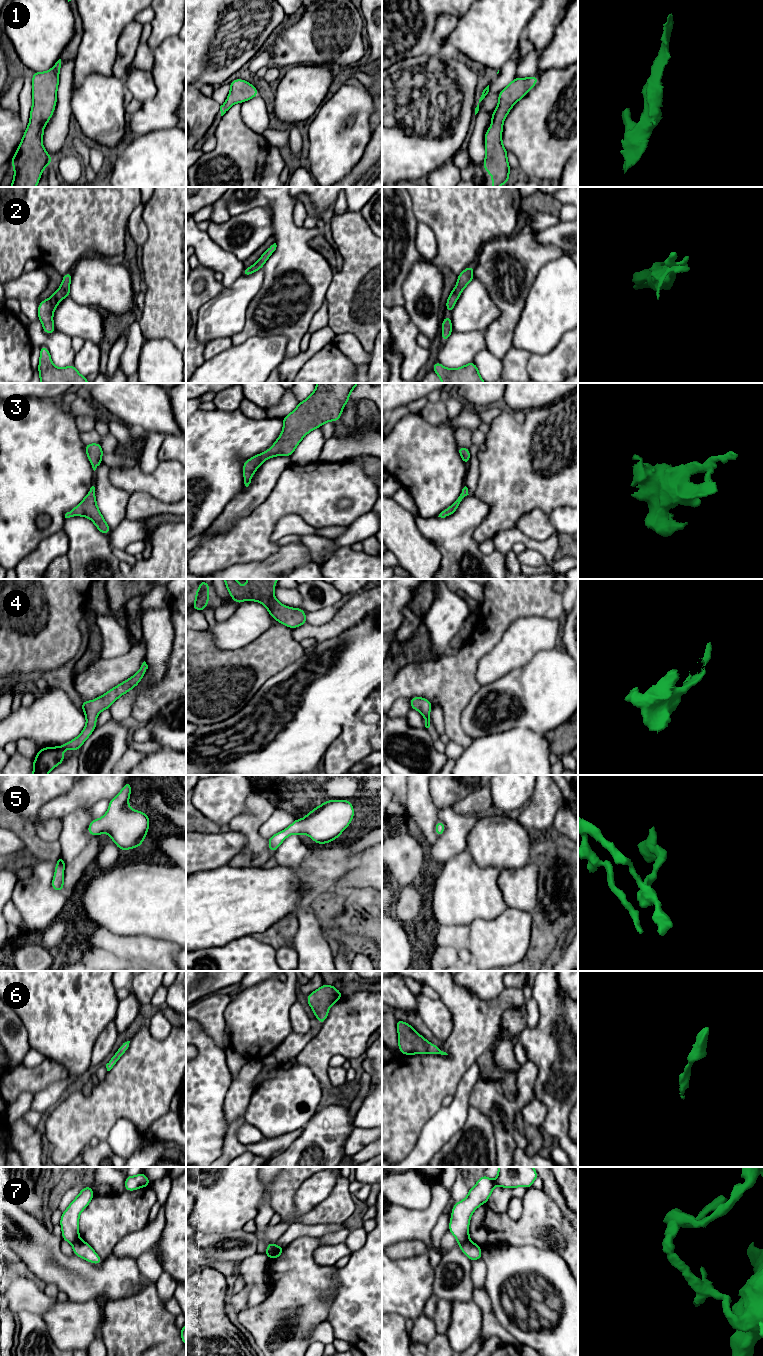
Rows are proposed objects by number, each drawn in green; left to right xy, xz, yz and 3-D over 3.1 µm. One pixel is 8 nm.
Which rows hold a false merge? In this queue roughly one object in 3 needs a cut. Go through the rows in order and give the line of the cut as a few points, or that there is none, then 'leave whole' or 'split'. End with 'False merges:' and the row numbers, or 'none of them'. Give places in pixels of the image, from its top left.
1: no cut | leave whole
2: no cut | leave whole
3: no cut | leave whole
4: no cut | leave whole
5: no cut | leave whole
6: no cut | leave whole
7: xz (276, 1246), (267, 1254) | split
False merges: 7

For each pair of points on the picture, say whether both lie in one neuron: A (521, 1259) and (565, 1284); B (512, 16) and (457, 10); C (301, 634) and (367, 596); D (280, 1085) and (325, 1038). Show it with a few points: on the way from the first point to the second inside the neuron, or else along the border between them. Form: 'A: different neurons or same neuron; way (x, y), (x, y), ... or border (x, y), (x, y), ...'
A: same neuron; way (532, 1261), (543, 1262), (554, 1273)
B: different neurons; border (468, 10), (458, 19)
C: same neuron; way (317, 632), (325, 632), (332, 629), (351, 612)
D: different neurons; border (295, 1058), (299, 1063), (305, 1064), (318, 1079)

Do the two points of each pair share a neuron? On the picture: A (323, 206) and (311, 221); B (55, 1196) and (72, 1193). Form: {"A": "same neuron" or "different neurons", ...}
{"A": "same neuron", "B": "different neurons"}

